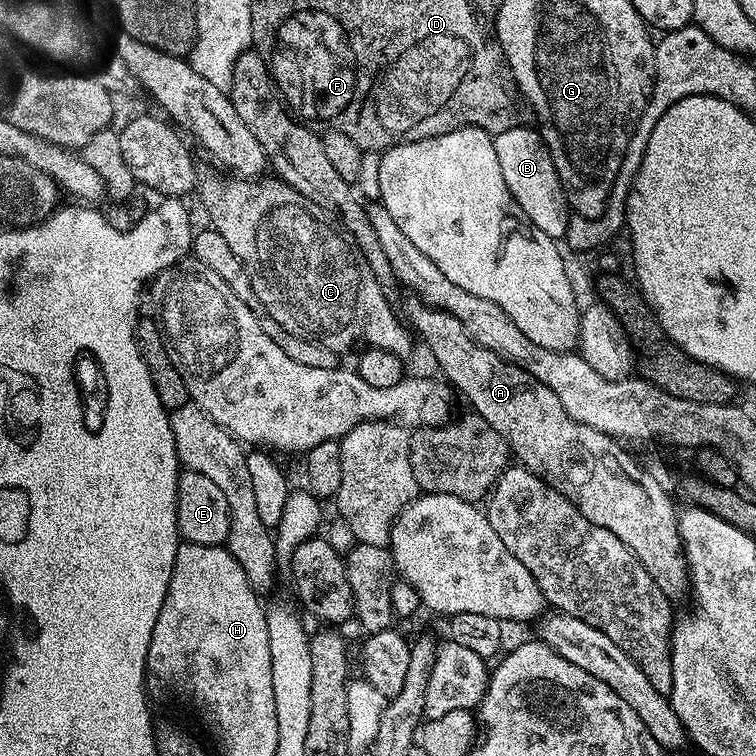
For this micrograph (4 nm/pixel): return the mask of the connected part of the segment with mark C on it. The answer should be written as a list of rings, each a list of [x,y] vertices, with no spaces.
[[[220,176],[199,177],[200,200],[212,219],[211,227],[222,234],[222,238],[226,238],[238,262],[242,262],[250,278],[250,286],[254,286],[254,294],[258,294],[262,306],[266,306],[270,318],[274,318],[278,326],[306,340],[317,340],[337,354],[343,353],[343,348],[365,340],[365,345],[390,350],[390,354],[408,358],[412,352],[413,333],[398,312],[396,317],[392,309],[393,301],[384,296],[366,258],[352,240],[351,233],[338,226],[335,219],[321,214],[318,205],[308,201],[279,178],[242,180]]]

